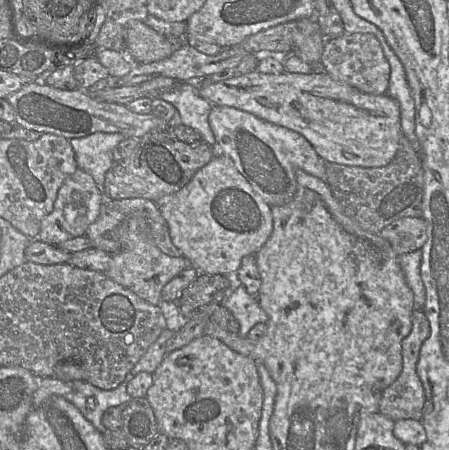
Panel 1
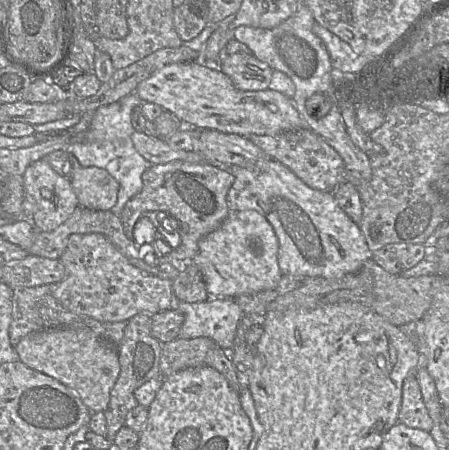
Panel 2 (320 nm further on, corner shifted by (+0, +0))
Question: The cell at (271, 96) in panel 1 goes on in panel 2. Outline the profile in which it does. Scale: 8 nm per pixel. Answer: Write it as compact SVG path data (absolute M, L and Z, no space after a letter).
M201 62L166 65L146 80L140 82L135 93L142 102L158 104L164 110L175 114L184 123L185 127L214 129L242 137L252 134L275 135L306 128L291 98L269 88L261 91L238 90L234 87L230 78L221 72L216 65Z

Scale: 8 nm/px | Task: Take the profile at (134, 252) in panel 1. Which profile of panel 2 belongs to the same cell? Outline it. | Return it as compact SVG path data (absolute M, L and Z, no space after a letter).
M91 233L91 234L73 234L68 238L68 242L67 242L67 247L65 249L65 252L62 254L62 256L59 258L60 262L63 264L63 266L65 267L66 270L66 277L64 278L63 281L55 283L55 284L46 284L46 285L51 285L51 292L54 296L54 298L68 311L77 314L77 315L82 315L82 316L88 316L91 317L95 320L98 320L100 322L122 322L122 321L128 321L130 318L132 318L133 316L140 314L140 313L146 313L149 315L153 315L165 310L170 310L172 309L172 307L174 306L175 303L175 296L174 296L174 291L173 291L173 281L170 279L161 279L159 277L153 276L137 267L135 267L134 265L132 265L127 258L102 234L99 233Z

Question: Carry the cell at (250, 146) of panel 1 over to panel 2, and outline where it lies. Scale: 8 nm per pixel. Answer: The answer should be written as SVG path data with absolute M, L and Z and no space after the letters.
M274 159L258 162L254 169L227 167L235 178L227 194L230 213L255 210L268 220L278 239L283 275L337 280L357 272L372 258L360 226L341 209L334 192L309 187Z

